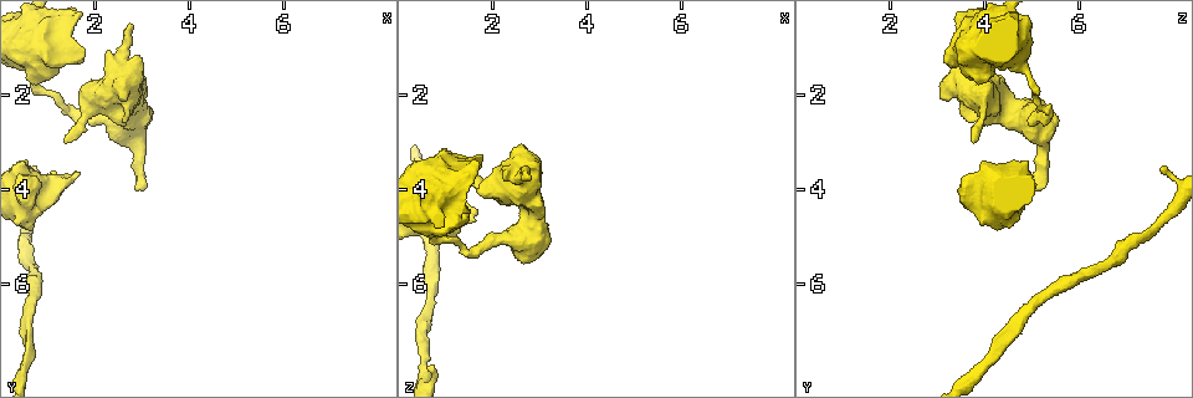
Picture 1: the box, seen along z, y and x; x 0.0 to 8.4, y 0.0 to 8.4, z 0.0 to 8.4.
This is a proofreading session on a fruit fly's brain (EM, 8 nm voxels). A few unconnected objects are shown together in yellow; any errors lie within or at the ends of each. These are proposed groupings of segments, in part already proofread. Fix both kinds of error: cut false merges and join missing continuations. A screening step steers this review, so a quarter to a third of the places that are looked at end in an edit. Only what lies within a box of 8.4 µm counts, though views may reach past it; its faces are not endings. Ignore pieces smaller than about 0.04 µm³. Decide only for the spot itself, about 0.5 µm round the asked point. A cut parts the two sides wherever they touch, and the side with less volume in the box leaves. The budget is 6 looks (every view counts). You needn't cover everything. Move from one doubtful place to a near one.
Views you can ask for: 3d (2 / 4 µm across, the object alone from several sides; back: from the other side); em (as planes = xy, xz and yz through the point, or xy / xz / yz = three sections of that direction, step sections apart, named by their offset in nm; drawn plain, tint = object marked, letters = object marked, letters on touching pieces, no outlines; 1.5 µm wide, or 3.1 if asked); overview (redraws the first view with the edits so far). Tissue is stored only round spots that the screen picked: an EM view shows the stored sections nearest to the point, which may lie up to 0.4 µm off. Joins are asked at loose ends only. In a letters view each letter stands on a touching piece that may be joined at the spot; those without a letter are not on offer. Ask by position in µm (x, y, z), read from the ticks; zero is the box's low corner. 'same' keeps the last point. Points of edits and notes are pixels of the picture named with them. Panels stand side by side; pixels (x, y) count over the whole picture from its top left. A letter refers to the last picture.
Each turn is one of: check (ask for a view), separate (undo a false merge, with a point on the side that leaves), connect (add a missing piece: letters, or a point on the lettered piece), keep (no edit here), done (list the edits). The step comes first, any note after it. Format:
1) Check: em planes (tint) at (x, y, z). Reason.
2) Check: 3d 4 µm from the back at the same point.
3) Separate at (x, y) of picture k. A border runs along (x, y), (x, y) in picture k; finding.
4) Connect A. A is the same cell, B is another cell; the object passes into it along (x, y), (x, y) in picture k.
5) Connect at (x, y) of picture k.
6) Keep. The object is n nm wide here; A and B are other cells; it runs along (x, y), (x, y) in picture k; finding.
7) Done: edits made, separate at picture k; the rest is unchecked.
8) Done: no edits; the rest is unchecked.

Check: 3d 2 µm at (1.50, 0.55, 3.55). Touches itself.

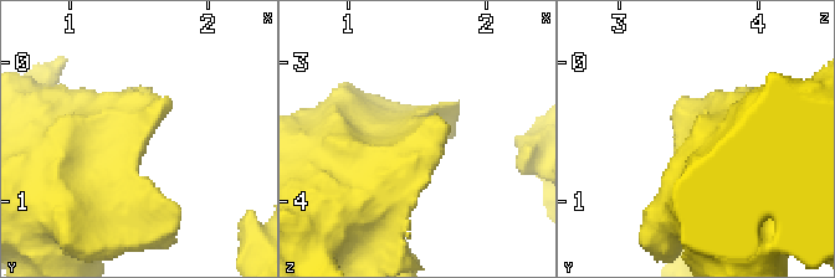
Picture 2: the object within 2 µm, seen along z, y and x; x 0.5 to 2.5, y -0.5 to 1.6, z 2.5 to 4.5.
Check: em planes (letters) at (1.50, 0.56, 3.50). Now the EM.

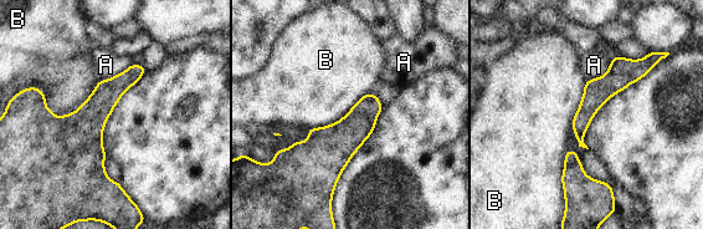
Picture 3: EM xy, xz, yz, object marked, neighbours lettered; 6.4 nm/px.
Keep. The object is 170 nm wide here; A and B are other cells; continuous, no second neuron.

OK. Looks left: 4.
Check: em xy step 4 (tint) at (3.05, 4.00, 5.10). An open end.

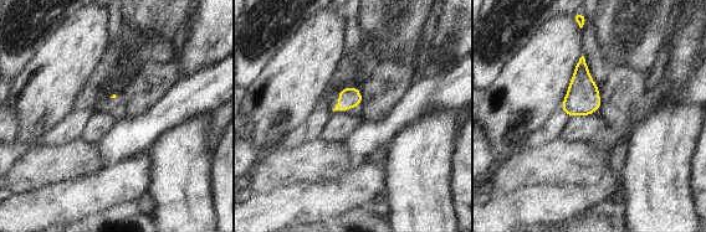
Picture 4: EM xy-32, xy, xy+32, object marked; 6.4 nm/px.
Check: em planes (letters) at the same point. Cut it another way.

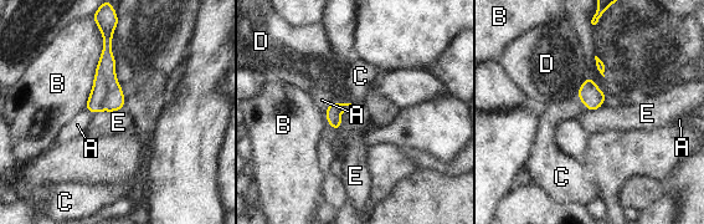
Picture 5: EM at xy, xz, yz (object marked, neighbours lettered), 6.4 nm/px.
Connect C. The longest contact is with B, 550 nm; C is the same cell, A, B, D and E are other cells; the object passes into it along (590, 95), (580, 100), (551, 116) in picture 5; the neuron continues.

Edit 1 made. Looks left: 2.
Check: em planes (letters) at (0.65, 3.55, 7.75).

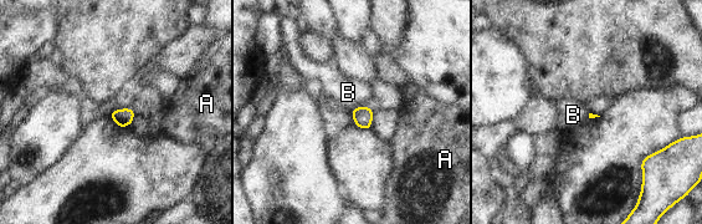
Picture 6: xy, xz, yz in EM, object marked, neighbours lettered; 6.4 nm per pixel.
Keep. A and B are other cells; a border runs along (359, 105), (352, 110) in picture 6; none of them fits.

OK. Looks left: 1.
Done: edits made, connect at picture 5; the rest is unchecked.

